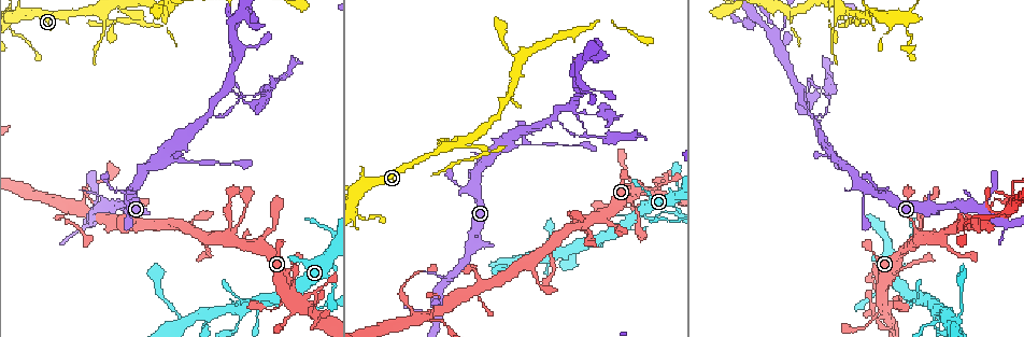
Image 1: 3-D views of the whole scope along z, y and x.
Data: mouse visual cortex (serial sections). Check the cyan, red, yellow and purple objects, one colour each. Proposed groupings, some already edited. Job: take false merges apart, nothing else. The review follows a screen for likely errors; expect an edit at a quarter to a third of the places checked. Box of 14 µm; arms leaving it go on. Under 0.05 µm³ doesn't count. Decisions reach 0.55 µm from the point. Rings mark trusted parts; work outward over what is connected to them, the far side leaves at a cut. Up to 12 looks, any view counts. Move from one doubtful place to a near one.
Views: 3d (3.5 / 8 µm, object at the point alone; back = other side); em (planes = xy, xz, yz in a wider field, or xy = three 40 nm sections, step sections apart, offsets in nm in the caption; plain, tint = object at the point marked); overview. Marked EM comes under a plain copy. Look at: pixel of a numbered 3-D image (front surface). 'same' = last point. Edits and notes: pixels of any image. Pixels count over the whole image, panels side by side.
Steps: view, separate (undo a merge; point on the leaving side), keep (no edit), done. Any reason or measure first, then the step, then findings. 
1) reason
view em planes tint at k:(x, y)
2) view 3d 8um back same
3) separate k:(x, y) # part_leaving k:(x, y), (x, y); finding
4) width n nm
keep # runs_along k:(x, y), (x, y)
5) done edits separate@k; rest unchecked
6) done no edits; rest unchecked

sudden change in width
view em xy step 1 tint at 1:(863, 202)

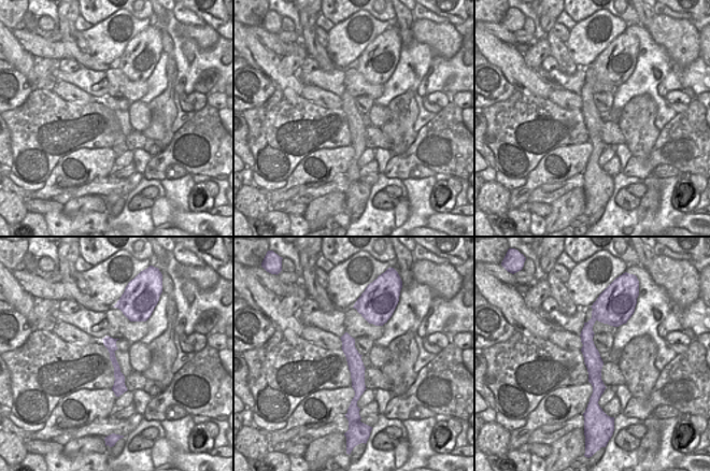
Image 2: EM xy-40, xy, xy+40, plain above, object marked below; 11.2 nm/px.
view 3d 3.5um same

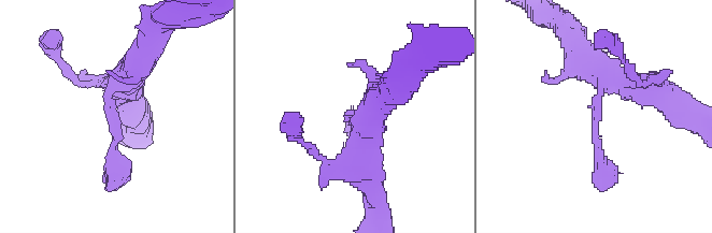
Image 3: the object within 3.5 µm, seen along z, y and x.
width 170 nm
keep # runs_along 2:(601, 311), (588, 325), (592, 403); all the same cell

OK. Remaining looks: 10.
branch point
view em planes tint at 1:(839, 162)

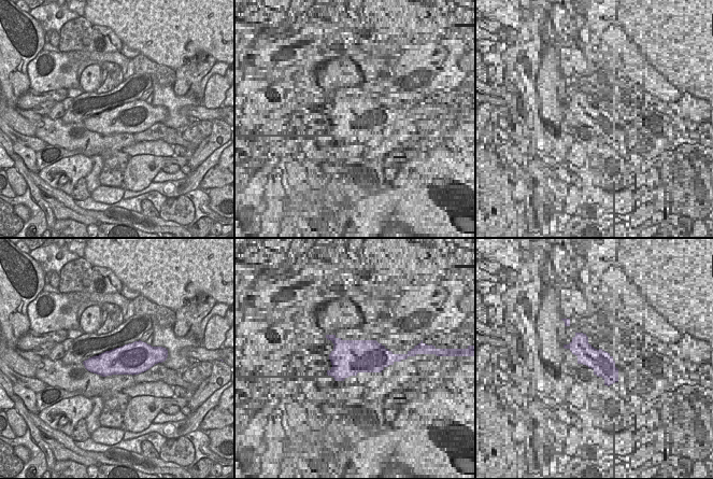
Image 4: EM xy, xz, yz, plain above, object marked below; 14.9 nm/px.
view 3d 3.5um same

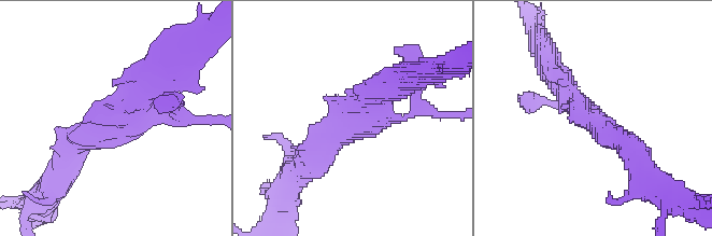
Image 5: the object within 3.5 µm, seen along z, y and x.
width 460 nm
keep # runs_along 5:(73, 146), (123, 120), (169, 66); continuous, no second cell

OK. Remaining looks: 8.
side arm on a straight run
view 3d 3.5um at 1:(554, 117)

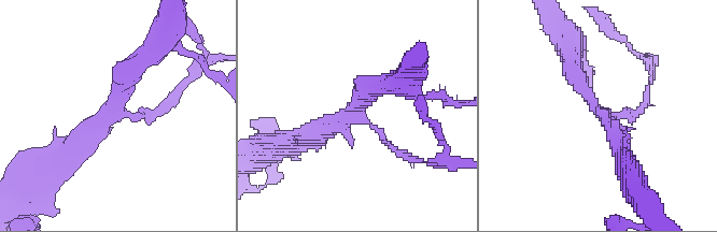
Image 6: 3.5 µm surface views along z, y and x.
arms 3; arm_widths 100, 300, 300 nm
view em planes tint at 6:(603, 111)

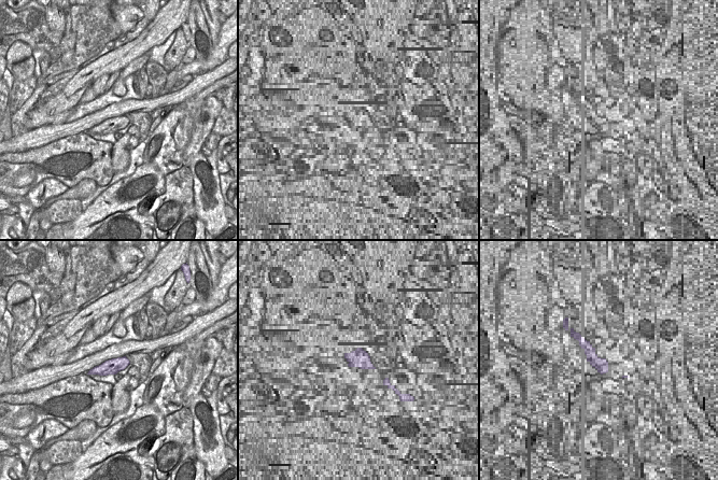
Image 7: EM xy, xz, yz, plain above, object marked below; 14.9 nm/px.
separate 6:(158, 110) # part_leaving 6:(130, 116), (153, 116), (196, 67); a second cell is stuck on

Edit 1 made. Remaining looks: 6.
view overview

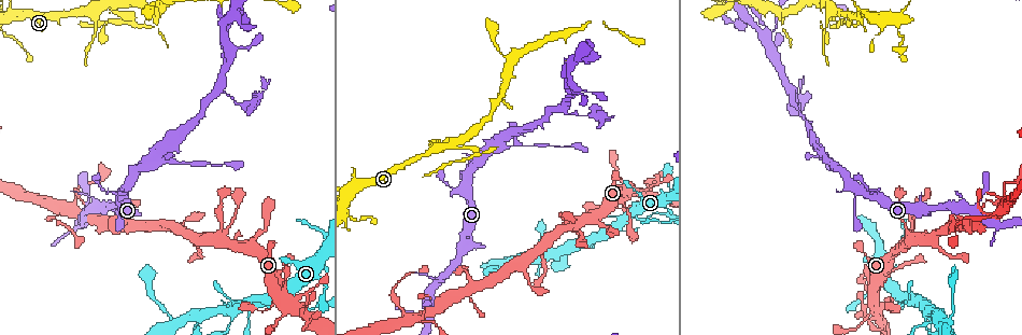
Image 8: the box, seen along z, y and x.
four or more arms meet
view 3d 3.5um at 8:(767, 38)

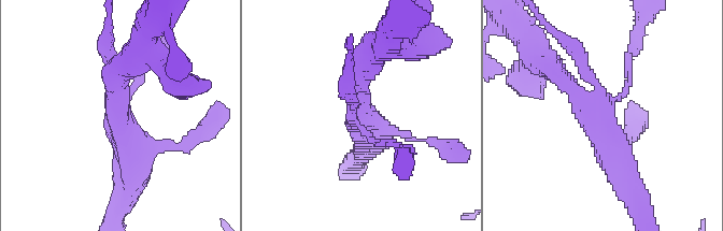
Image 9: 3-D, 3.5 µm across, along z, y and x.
arms 4; arm_widths 100, 150, 250, 400 nm
view em xy step 5 tint at 9:(362, 112)

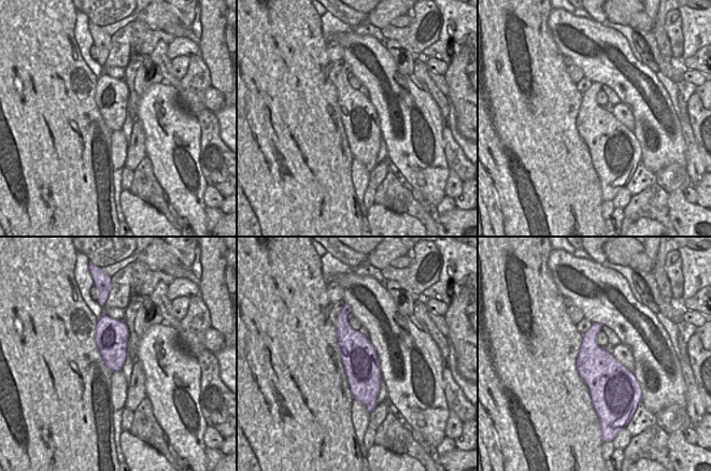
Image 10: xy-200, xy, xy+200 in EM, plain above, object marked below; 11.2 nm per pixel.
keep # runs_along 9:(627, 184), (603, 128), (551, 66); one cell here

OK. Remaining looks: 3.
view 3d 8um back at 8:(134, 21)

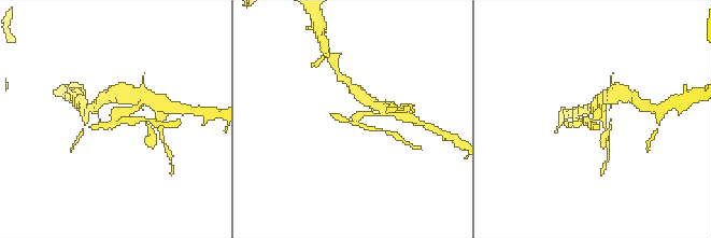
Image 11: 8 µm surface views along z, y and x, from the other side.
view 3d 3.5um back at 11:(354, 118)

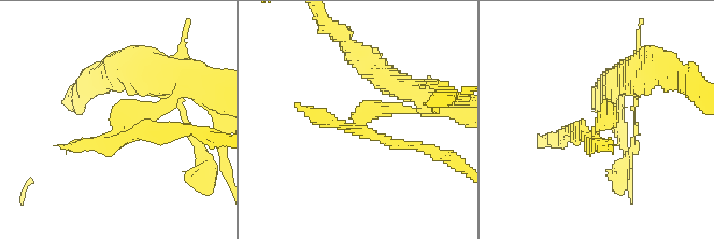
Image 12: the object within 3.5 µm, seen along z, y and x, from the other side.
need the tissue
view em xy step 2 tint at 12:(363, 126)

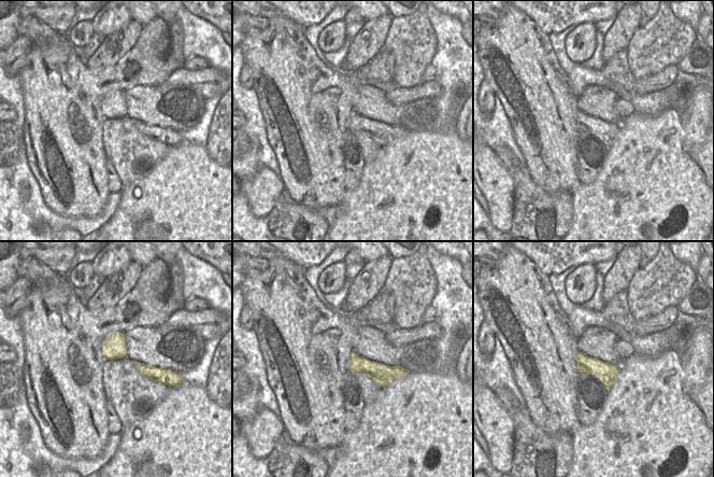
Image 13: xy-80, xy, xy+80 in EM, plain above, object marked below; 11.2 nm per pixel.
separate 12:(155, 126) # two cells meet here

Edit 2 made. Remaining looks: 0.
done edits separate@6, separate@12; rest unchecked

